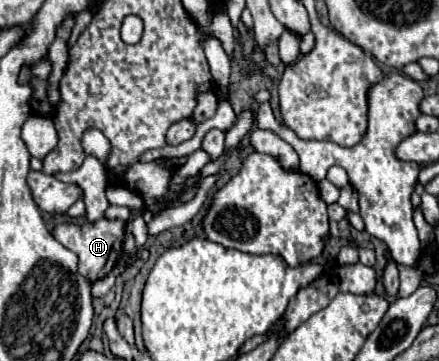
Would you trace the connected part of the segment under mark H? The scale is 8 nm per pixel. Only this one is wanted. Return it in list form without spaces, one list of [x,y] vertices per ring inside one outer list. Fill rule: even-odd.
[[[100,217],[98,221],[94,223],[88,223],[84,221],[82,225],[74,225],[74,223],[60,223],[54,227],[52,231],[54,239],[58,243],[62,243],[64,247],[68,247],[70,251],[74,251],[78,255],[78,269],[80,269],[80,275],[90,283],[94,285],[98,279],[106,277],[120,261],[122,253],[124,253],[124,237],[126,237],[126,221],[122,219],[106,219],[106,217]]]

